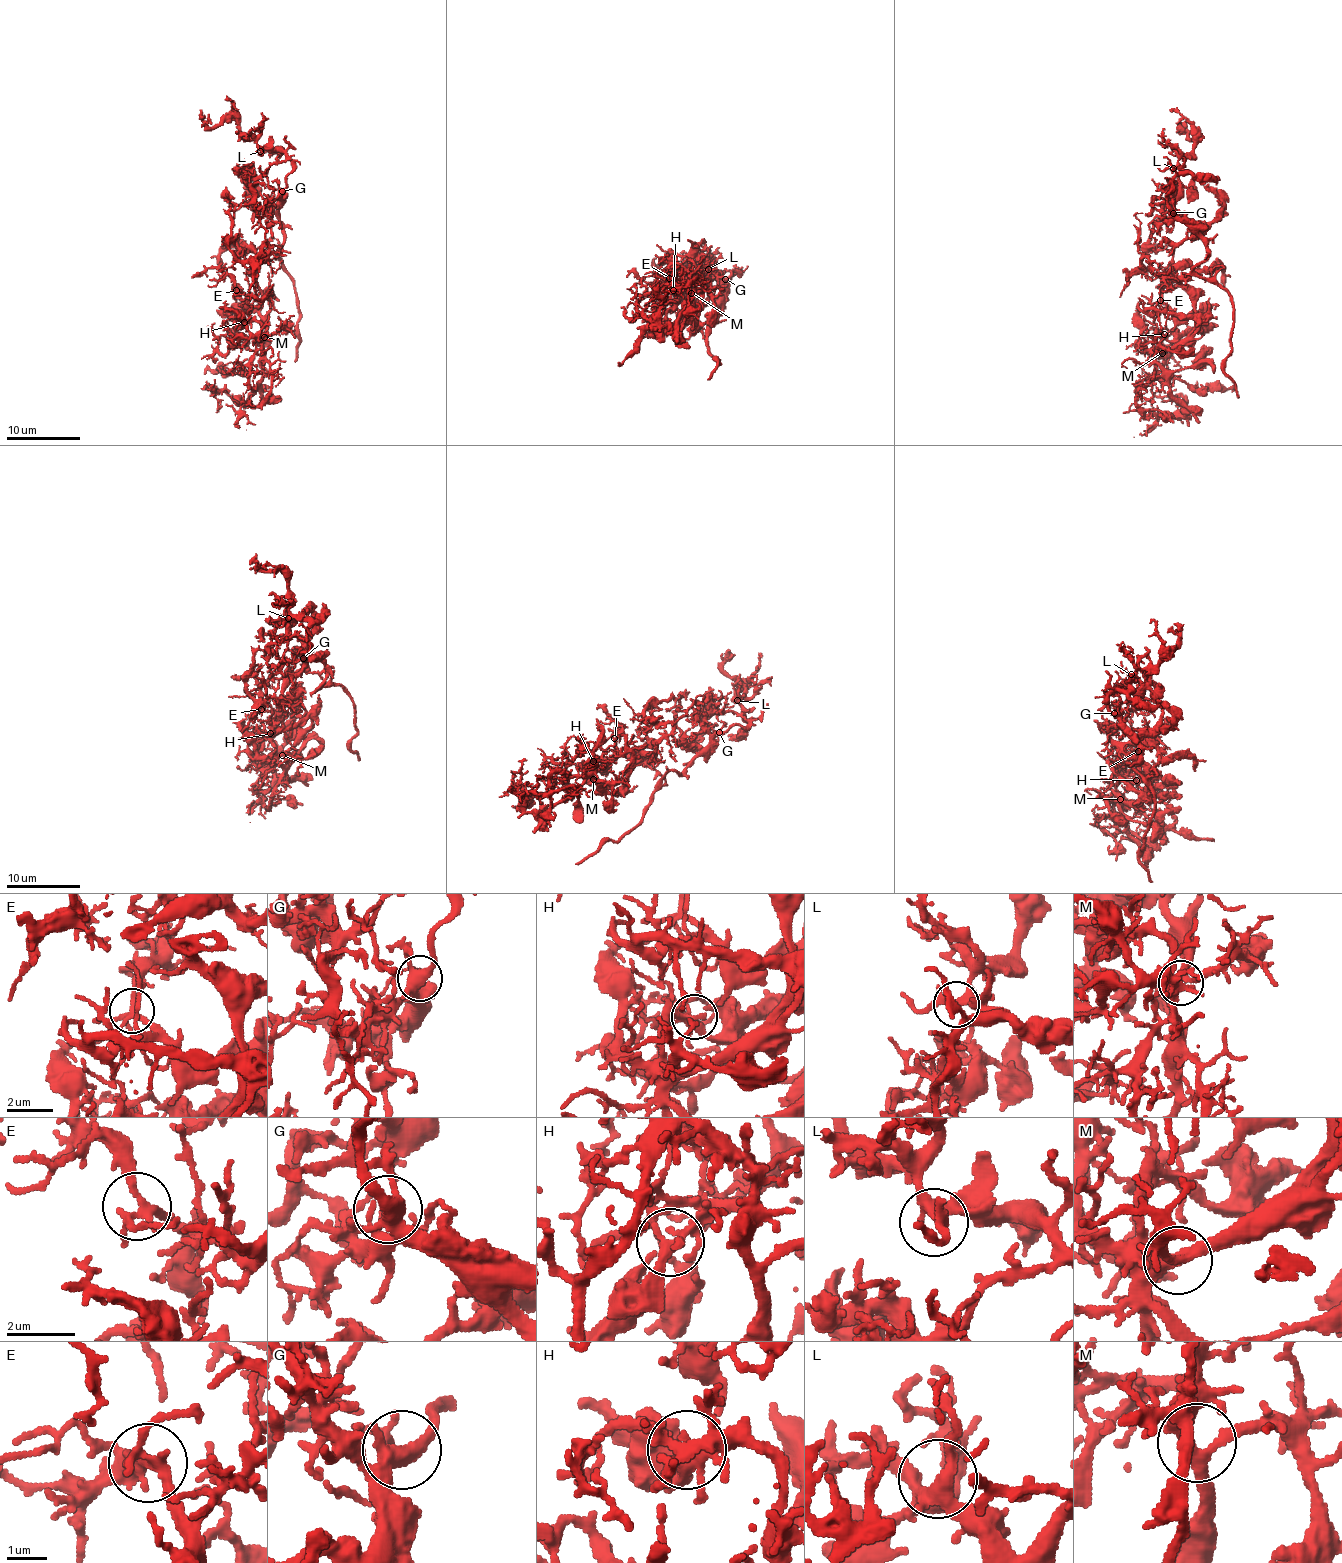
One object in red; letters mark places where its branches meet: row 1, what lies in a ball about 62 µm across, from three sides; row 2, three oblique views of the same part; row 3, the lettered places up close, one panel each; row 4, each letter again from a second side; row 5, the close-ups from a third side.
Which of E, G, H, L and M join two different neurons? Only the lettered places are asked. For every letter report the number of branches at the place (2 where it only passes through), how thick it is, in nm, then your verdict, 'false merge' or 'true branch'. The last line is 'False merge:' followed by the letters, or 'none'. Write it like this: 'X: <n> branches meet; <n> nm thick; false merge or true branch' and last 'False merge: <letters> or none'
E: 4 branches meet; 240 nm thick; true branch
G: 4 branches meet; 380 nm thick; true branch
H: 4 branches meet; 260 nm thick; true branch
L: 4 branches meet; 280 nm thick; true branch
M: 3 branches meet; 320 nm thick; true branch
False merge: none

